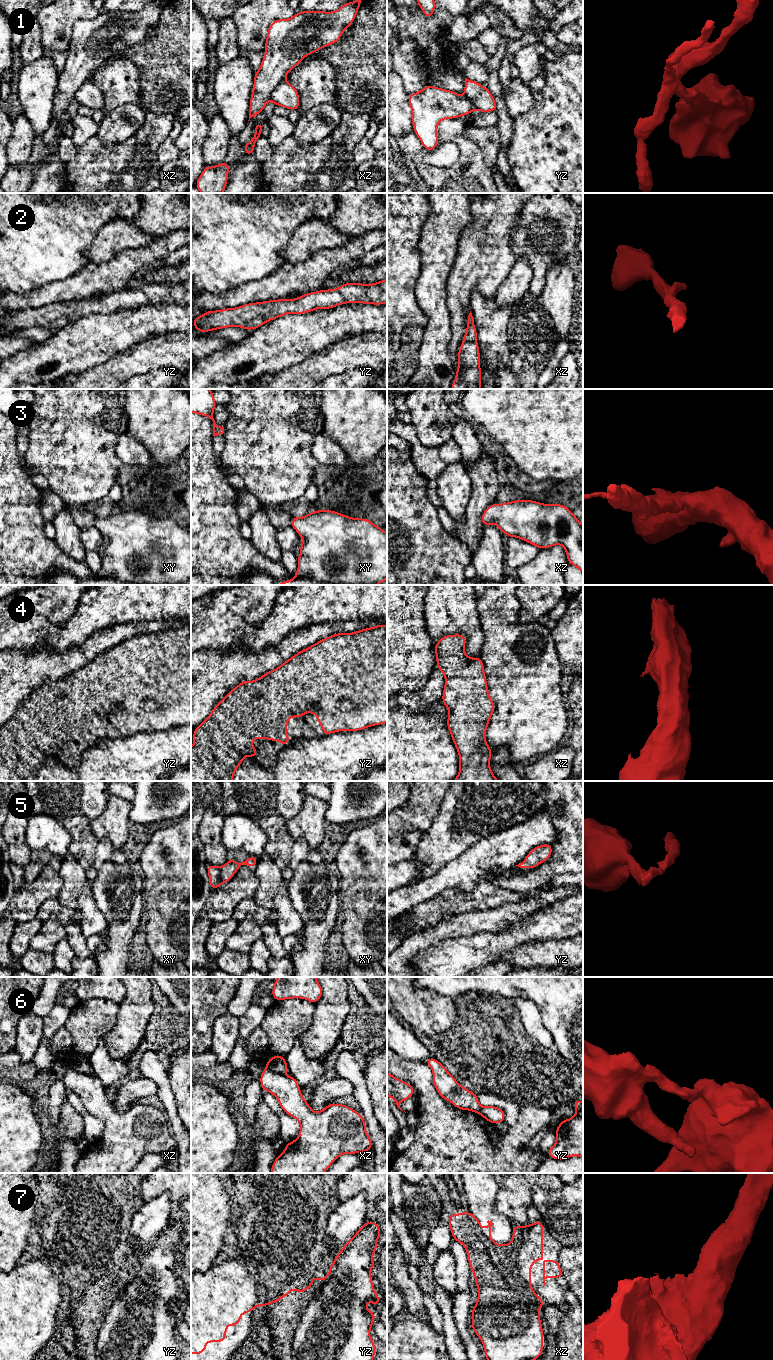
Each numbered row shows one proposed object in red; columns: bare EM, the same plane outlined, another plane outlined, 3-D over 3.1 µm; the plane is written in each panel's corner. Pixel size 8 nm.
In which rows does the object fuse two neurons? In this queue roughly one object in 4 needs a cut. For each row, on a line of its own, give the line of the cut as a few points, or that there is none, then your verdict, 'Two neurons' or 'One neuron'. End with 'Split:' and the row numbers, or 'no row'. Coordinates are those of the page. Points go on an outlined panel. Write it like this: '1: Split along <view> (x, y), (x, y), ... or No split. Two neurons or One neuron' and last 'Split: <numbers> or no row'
1: Split along xz (284, 79), (271, 92), (269, 98). Two neurons
2: No split. One neuron
3: No split. One neuron
4: No split. One neuron
5: No split. One neuron
6: Split along xz (266, 1067), (283, 1074). Two neurons
7: No split. One neuron
Split: 1, 6

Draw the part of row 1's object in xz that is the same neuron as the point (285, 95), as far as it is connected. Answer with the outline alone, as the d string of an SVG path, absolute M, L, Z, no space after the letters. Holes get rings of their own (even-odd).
M283 80L271 92L270 100L275 106L282 106L288 110L299 110L298 90L286 80Z

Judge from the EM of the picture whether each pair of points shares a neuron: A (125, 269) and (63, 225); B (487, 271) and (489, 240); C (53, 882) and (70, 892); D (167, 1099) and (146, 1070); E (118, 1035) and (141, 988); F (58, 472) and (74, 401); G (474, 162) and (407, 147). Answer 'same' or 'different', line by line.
A: different
B: same
C: different
D: same
E: same
F: same
G: same

